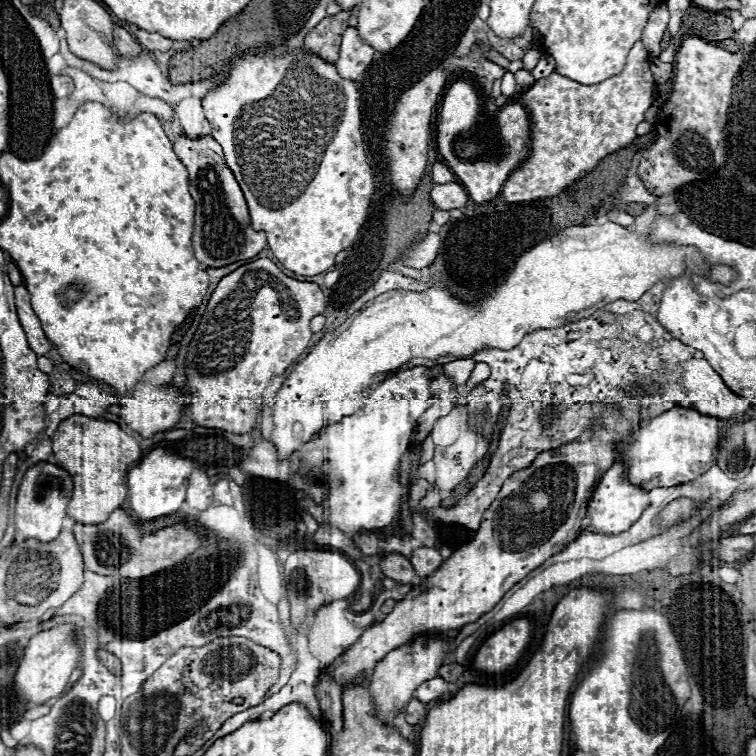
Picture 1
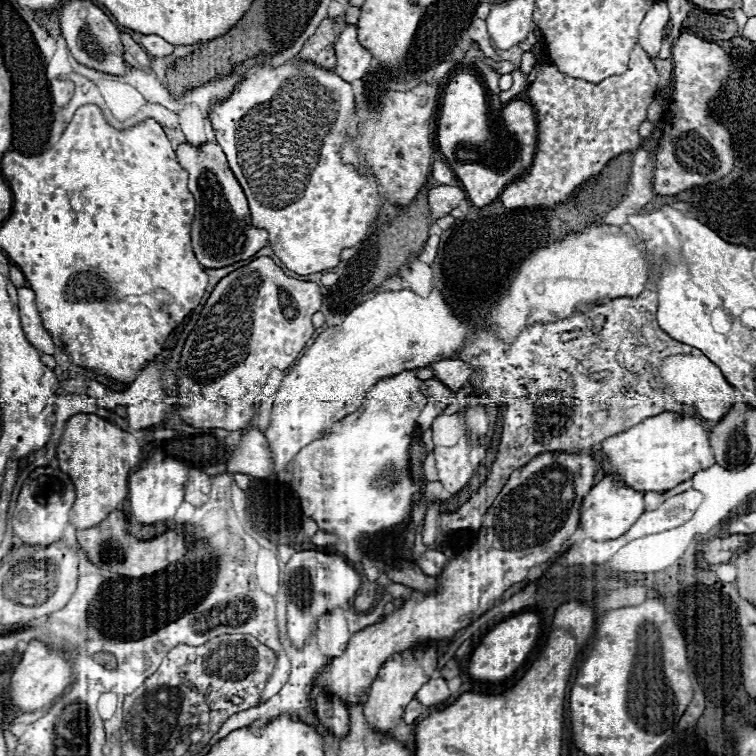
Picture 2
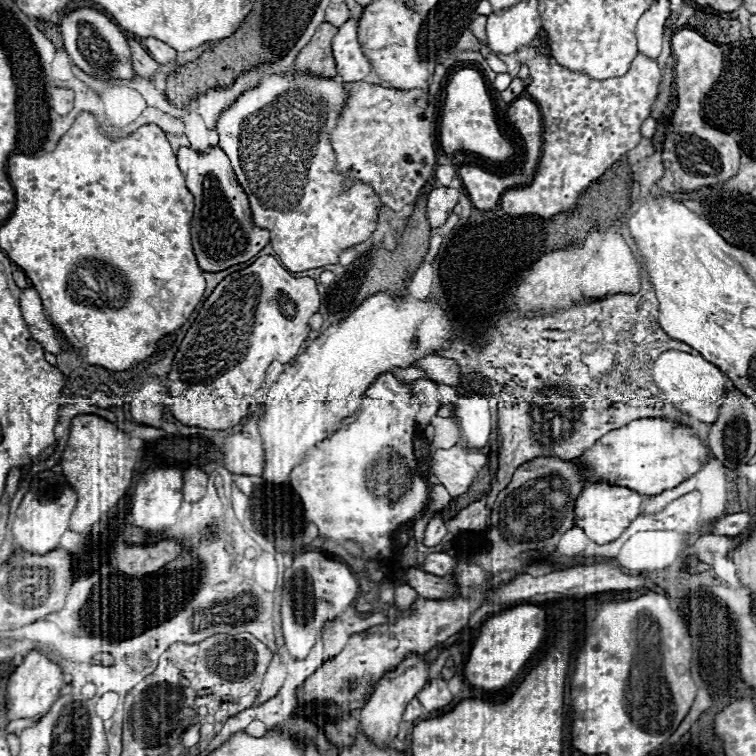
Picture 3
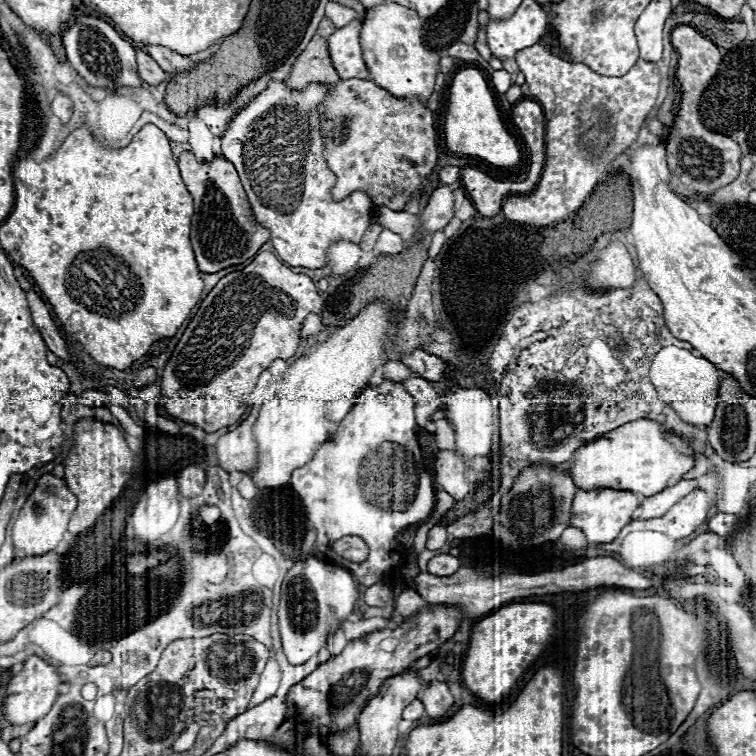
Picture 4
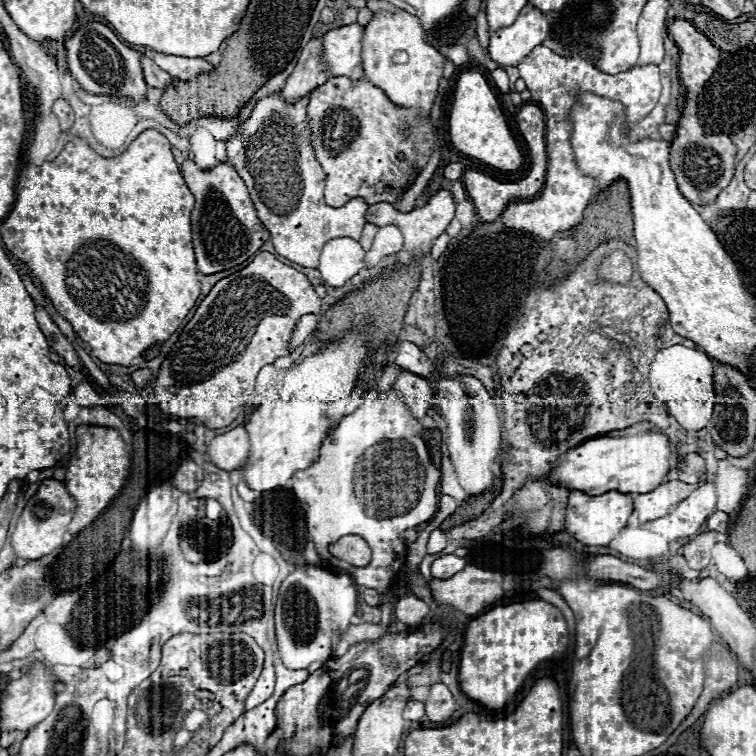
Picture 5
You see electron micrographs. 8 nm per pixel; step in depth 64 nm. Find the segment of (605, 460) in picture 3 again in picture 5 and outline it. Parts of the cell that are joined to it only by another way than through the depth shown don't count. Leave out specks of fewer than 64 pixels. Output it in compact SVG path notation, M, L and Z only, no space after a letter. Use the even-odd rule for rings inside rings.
M644 422L586 440L584 444L568 450L562 460L548 472L548 480L592 496L604 494L608 490L624 494L646 494L656 490L660 484L670 482L672 472L678 472L682 462L684 460L678 458L676 448L672 448L672 440L668 440L662 432L656 432L654 424Z

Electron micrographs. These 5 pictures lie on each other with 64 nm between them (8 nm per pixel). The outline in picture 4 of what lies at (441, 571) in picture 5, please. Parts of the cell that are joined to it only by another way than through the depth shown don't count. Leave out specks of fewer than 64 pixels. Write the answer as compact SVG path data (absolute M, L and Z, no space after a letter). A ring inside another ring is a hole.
M438 554L428 562L428 572L432 572L434 576L452 576L452 572L456 572L458 568L460 560L450 554Z

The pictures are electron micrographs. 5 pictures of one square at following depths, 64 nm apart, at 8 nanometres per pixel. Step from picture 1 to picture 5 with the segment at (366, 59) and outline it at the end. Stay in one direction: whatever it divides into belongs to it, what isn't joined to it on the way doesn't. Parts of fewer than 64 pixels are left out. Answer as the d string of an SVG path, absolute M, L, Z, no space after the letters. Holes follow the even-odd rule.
M356 22L334 28L324 34L322 62L334 76L348 76L352 80L360 80L364 76L360 58L362 30L364 28Z

